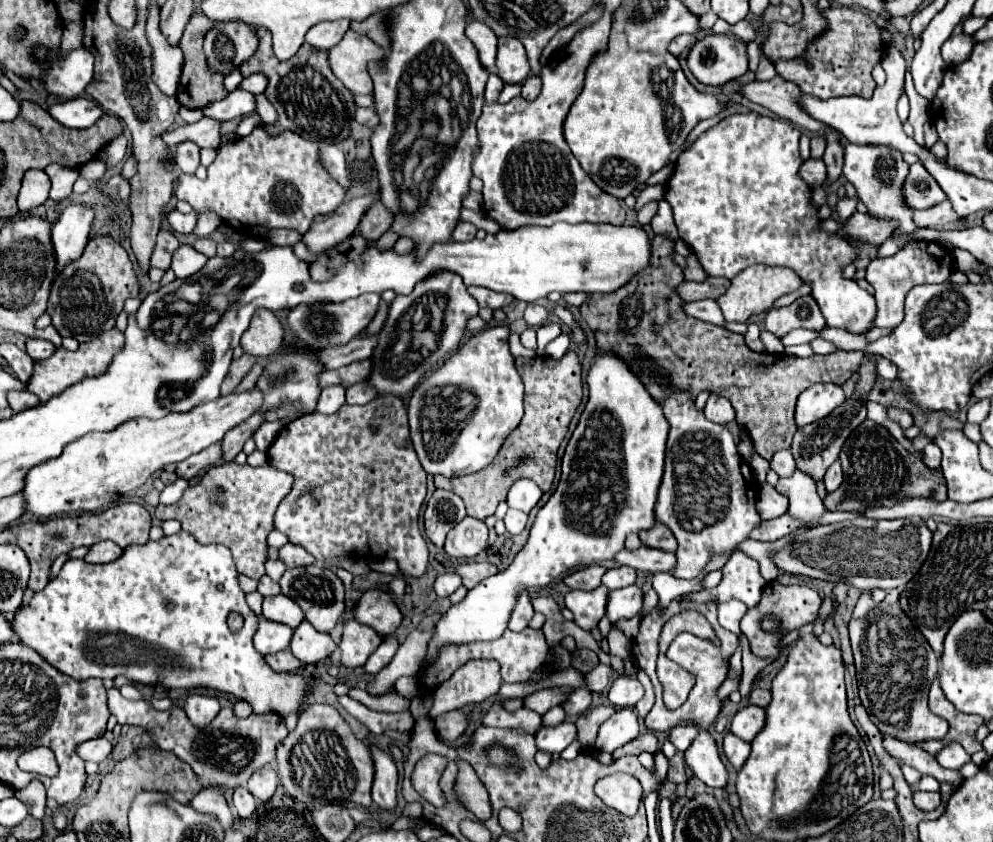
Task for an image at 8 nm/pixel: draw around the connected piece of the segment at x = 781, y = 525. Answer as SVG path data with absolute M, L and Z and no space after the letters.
M783 514L783 516L773 518L773 520L763 520L749 534L749 538L759 540L759 542L775 542L775 540L791 534L791 530L799 530L799 526L803 526L803 522L799 522L797 518L791 518L789 514Z

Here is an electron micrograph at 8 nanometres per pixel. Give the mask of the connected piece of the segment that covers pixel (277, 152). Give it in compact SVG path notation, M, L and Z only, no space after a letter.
M255 128L249 136L223 144L217 150L217 158L207 168L205 180L197 180L193 174L179 174L175 196L177 200L189 202L197 212L217 212L227 226L247 238L263 238L271 228L291 228L299 234L305 234L315 216L337 210L337 206L343 202L345 190L331 178L331 174L327 174L319 162L319 146L315 142L303 140L295 132L283 132L273 138L263 132L263 128Z

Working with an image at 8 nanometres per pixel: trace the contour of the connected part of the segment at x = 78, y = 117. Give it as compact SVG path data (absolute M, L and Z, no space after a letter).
M73 98L69 102L61 102L51 106L49 114L67 128L89 128L93 126L105 112L97 106L97 102L89 98Z

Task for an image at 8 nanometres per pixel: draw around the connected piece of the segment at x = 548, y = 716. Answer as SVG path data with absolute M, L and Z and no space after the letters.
M561 706L551 708L542 717L544 726L556 726L565 720L565 710Z

